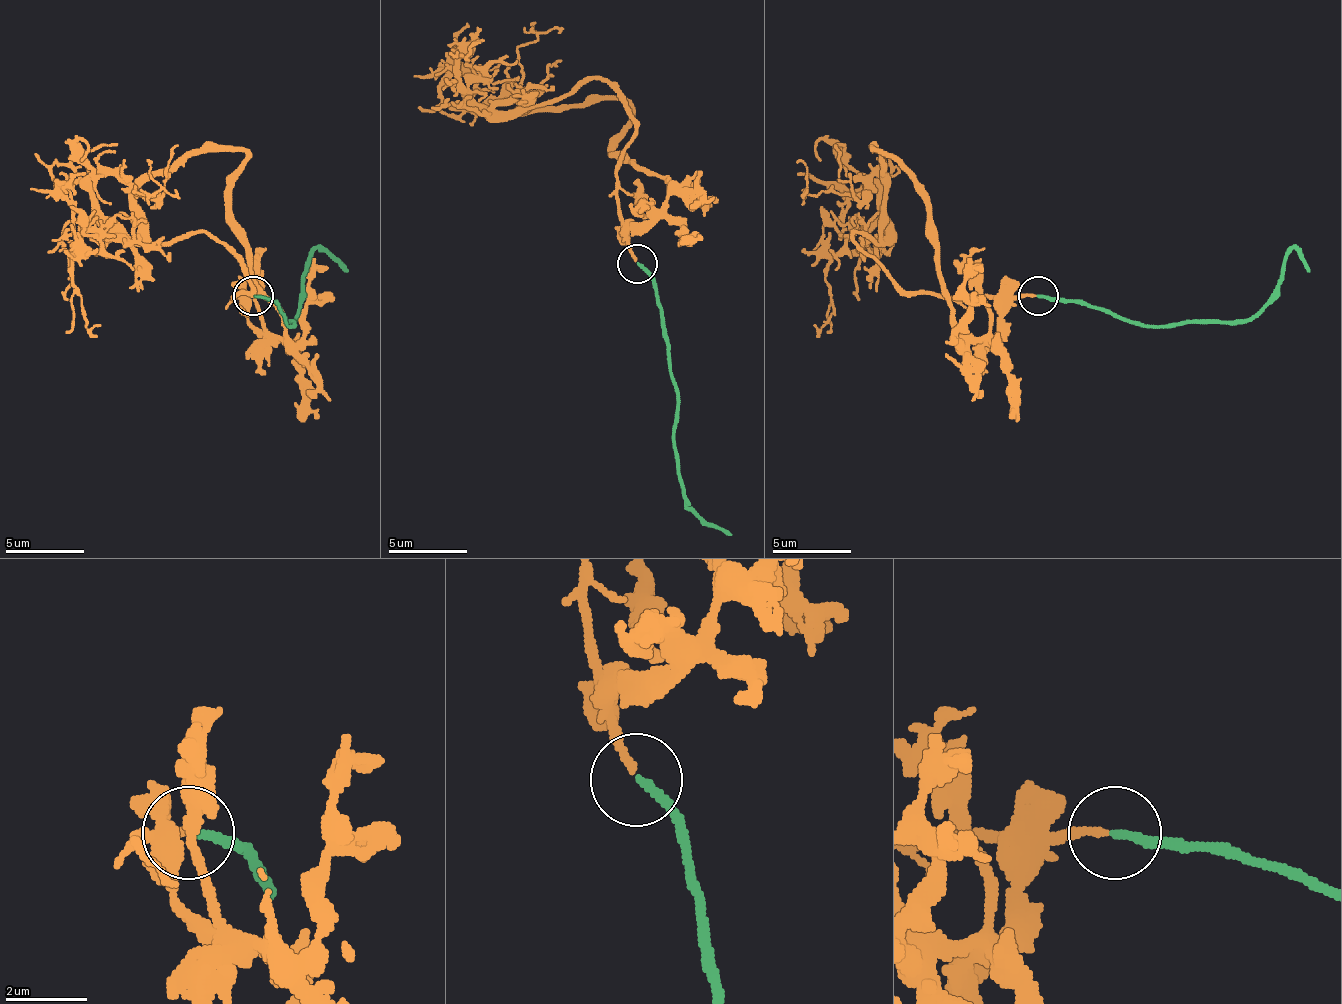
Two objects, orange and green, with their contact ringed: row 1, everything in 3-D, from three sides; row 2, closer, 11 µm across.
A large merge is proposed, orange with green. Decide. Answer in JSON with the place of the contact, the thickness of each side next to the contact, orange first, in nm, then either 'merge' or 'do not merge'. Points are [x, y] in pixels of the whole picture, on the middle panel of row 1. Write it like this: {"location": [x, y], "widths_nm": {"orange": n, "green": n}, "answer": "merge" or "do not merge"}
{"location": [637, 264], "widths_nm": {"orange": 150, "green": 180}, "answer": "merge"}

